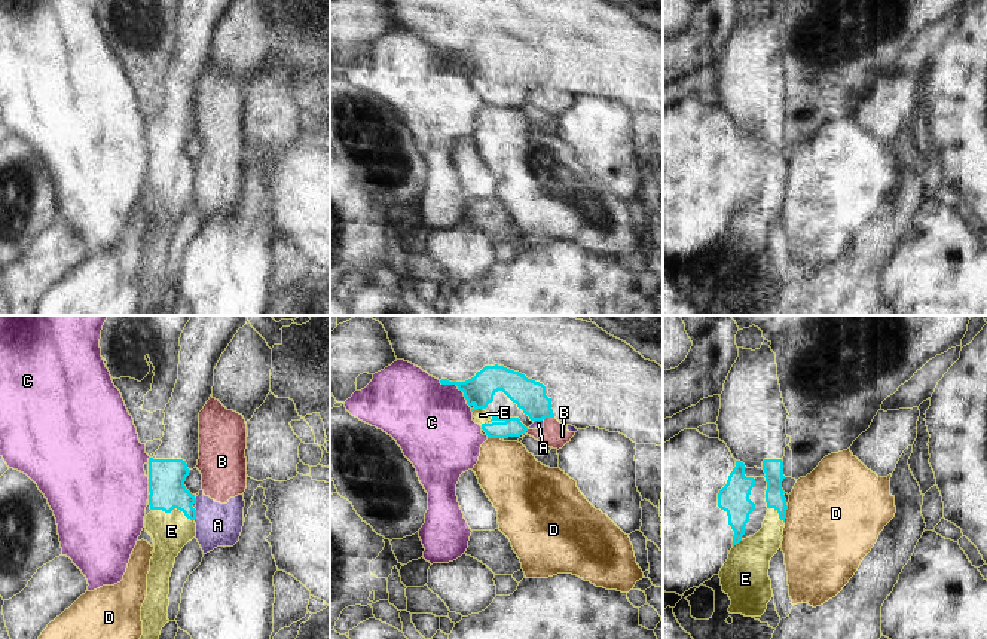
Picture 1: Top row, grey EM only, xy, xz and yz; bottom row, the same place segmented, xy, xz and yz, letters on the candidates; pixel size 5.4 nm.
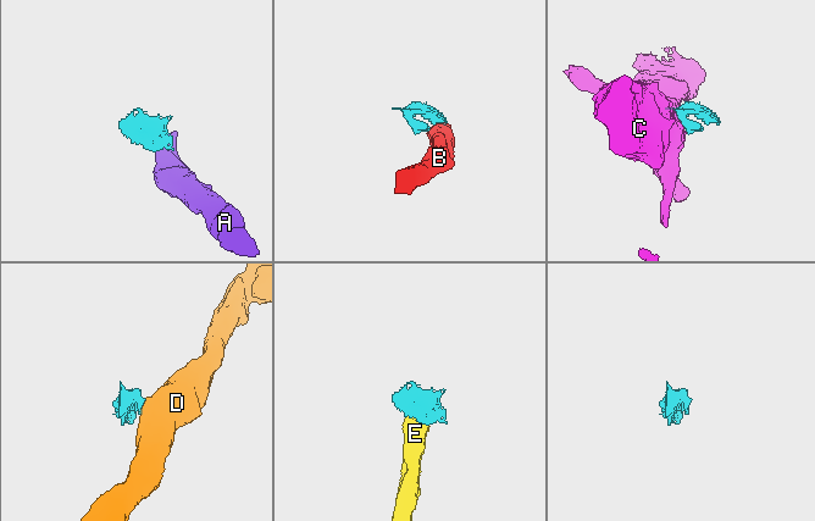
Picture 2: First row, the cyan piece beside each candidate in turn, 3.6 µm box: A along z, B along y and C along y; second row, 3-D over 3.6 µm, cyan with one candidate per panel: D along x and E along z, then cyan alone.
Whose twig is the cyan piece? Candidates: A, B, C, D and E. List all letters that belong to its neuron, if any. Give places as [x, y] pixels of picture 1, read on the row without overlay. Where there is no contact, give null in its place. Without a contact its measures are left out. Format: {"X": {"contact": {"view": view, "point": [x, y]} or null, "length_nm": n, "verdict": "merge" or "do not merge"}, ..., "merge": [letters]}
{"A": {"contact": {"view": "xy", "point": [195, 182]}, "length_nm": 60, "verdict": "do not merge"}, "B": {"contact": {"view": "xz", "point": [549, 83]}, "length_nm": 60, "verdict": "do not merge"}, "C": {"contact": {"view": "xz", "point": [461, 57]}, "length_nm": 260, "verdict": "do not merge"}, "D": {"contact": {"view": "yz", "point": [785, 180]}, "length_nm": 90, "verdict": "do not merge"}, "E": {"contact": {"view": "xy", "point": [173, 176]}, "length_nm": 240, "verdict": "merge"}, "merge": ["E"]}

